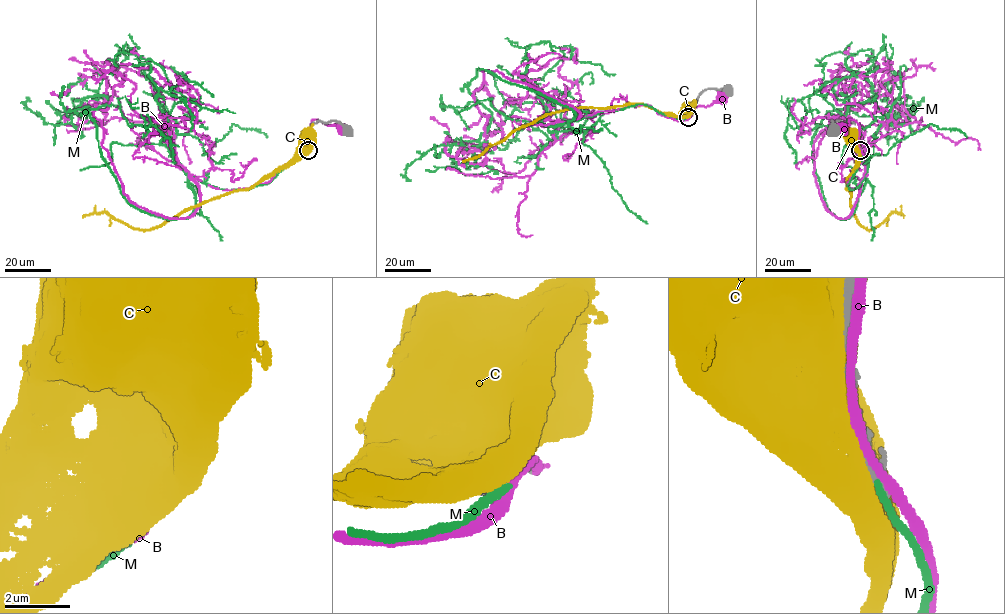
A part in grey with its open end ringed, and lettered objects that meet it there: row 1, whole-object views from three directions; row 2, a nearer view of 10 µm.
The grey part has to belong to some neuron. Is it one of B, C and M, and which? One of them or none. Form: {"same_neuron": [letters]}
{"same_neuron": []}

